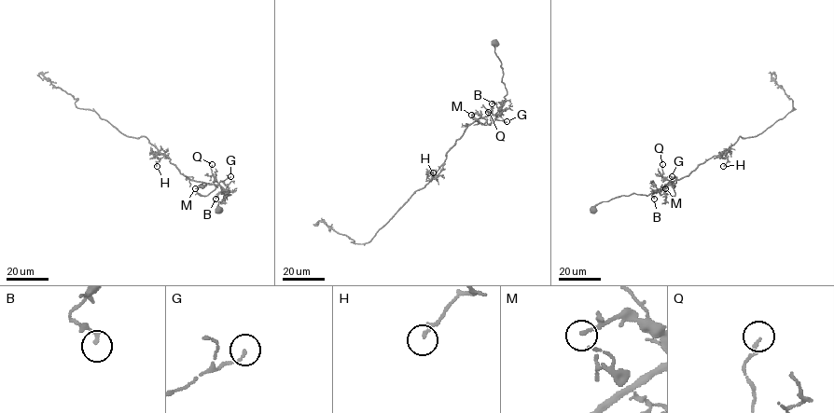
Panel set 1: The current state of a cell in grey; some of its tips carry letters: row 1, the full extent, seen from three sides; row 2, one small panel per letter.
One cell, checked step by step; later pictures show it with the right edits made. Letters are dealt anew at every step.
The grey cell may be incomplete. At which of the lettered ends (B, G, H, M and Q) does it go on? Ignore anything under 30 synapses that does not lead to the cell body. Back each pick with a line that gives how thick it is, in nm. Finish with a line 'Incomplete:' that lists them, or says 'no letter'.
Incomplete: no letter

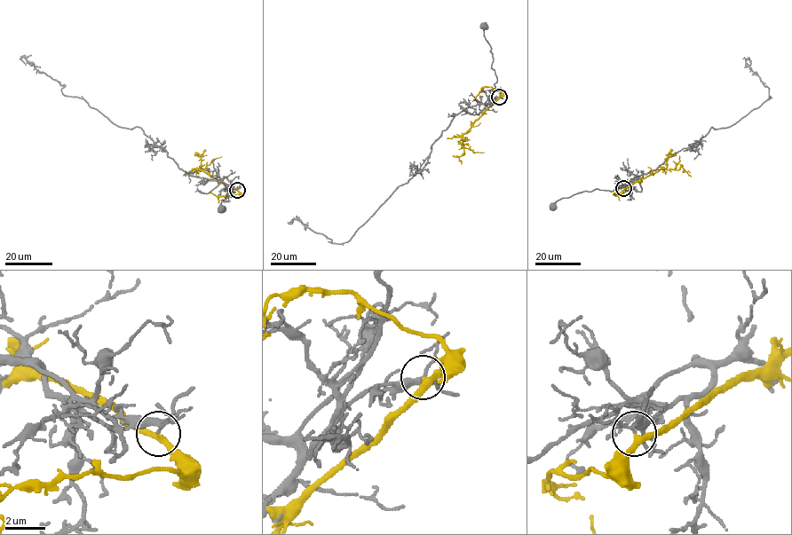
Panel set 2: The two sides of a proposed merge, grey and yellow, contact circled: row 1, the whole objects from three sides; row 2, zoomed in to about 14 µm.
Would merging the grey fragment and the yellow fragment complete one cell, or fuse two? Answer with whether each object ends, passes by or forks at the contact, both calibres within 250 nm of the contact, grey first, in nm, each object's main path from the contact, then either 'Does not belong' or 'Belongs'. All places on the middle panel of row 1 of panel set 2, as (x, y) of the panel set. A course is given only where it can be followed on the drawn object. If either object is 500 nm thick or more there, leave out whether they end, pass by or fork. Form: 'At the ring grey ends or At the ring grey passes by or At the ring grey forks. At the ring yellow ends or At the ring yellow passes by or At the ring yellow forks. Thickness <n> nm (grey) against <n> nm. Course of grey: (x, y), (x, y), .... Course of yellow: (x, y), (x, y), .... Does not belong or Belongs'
At the ring grey forks. At the ring yellow passes by. Thickness 180 nm (grey) against 280 nm. Course of grey: (499, 97), (490, 98), (497, 76), (492, 67), (493, 56), (485, 37), (484, 25). Course of yellow: (499, 97), (460, 140), (464, 148), (484, 153). Does not belong

